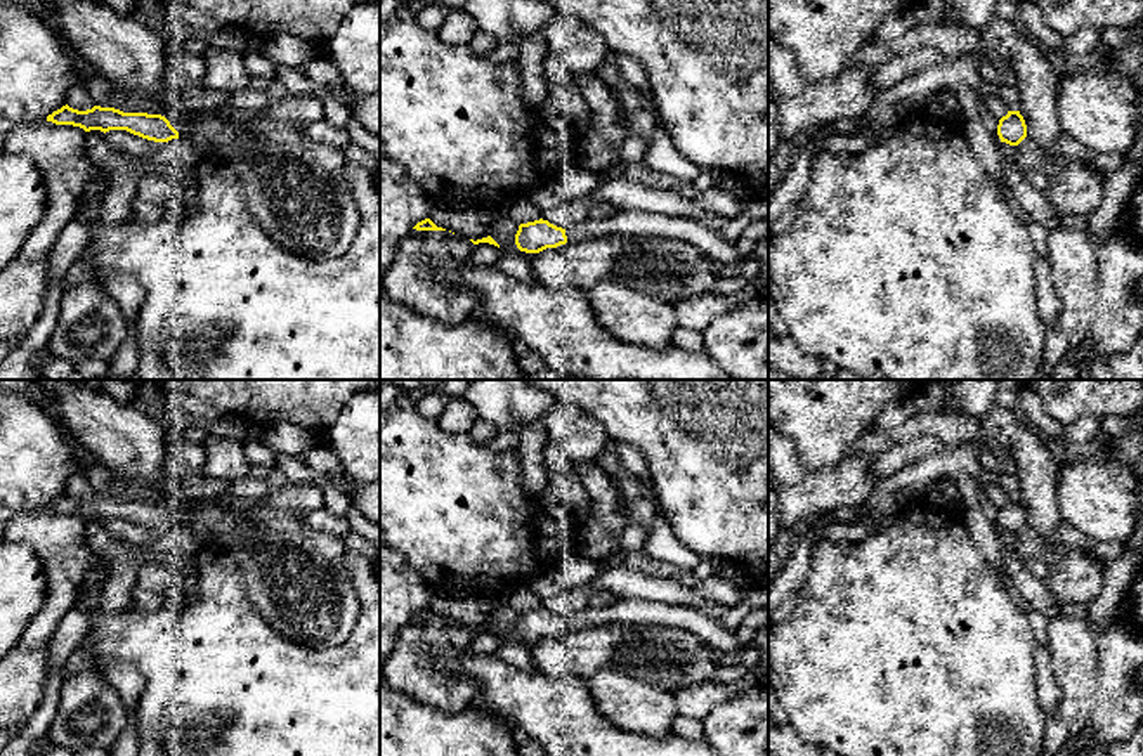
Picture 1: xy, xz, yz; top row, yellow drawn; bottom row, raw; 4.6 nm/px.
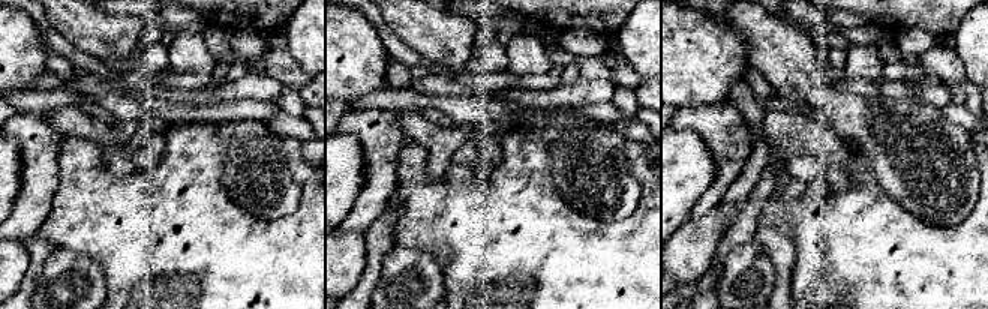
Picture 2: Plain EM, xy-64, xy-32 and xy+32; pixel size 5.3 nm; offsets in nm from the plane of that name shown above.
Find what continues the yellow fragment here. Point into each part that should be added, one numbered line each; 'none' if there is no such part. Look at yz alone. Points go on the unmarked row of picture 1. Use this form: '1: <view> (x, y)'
none

